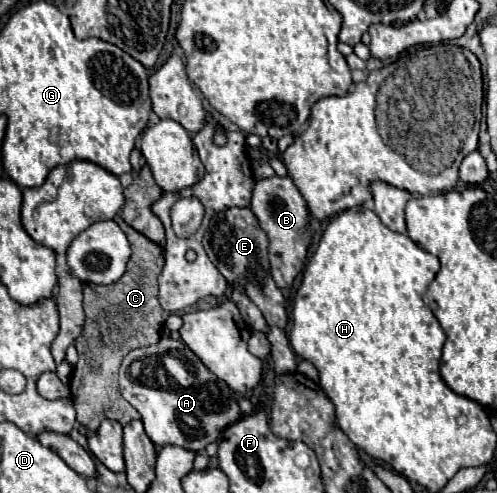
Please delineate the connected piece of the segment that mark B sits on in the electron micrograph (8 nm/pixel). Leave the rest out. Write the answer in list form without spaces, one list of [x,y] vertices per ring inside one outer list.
[[[273,176],[255,182],[251,212],[255,212],[259,226],[269,238],[269,264],[271,276],[279,288],[291,288],[295,276],[303,270],[307,260],[307,250],[311,244],[311,214],[301,192],[295,188],[289,176]]]

